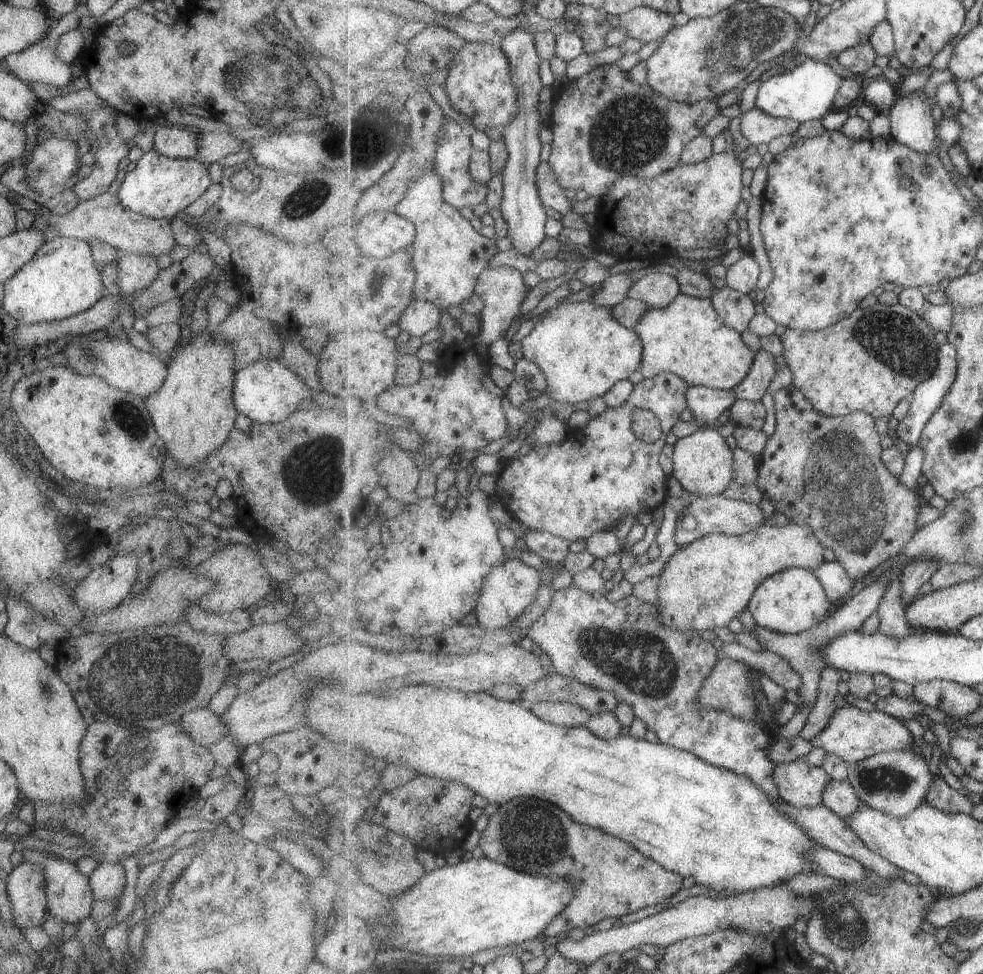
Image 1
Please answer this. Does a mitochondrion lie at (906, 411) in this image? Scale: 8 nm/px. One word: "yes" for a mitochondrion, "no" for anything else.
no

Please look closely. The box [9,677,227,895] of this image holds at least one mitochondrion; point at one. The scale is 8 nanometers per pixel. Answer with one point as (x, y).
(127, 759)

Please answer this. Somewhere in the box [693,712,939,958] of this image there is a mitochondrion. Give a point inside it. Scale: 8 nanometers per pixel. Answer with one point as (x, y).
(843, 922)

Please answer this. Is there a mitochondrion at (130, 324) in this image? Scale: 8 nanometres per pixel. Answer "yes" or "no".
no

